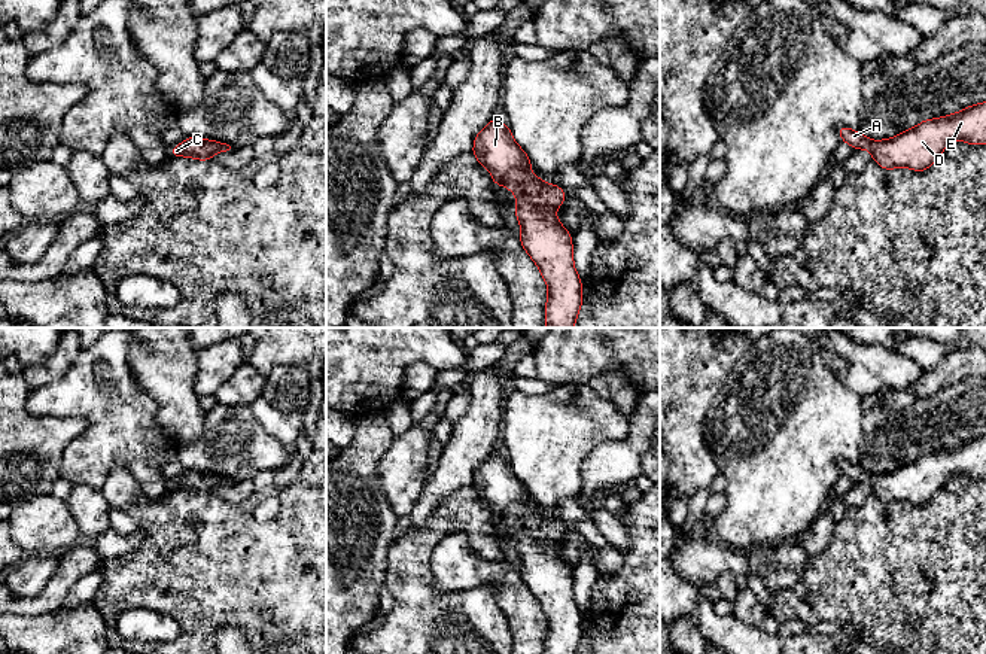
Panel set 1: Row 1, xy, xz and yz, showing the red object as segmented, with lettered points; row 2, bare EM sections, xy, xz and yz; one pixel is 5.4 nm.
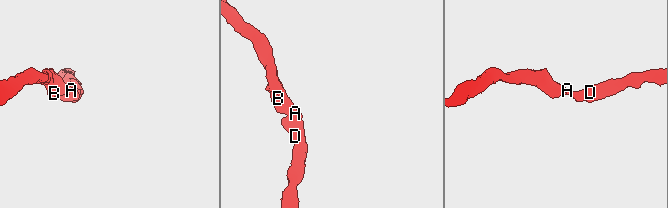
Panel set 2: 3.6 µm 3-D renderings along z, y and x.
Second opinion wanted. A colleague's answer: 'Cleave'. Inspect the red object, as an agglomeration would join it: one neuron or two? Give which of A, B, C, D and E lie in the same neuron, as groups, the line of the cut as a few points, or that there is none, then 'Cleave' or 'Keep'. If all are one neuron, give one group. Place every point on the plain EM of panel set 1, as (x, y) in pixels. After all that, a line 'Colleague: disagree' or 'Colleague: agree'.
Groups: A B C D E. No split. Keep
Colleague: disagree

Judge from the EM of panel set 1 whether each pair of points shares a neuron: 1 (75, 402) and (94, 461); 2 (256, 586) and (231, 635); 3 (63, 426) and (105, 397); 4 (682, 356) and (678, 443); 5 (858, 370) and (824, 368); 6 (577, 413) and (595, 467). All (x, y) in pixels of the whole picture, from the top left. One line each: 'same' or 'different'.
1: same
2: different
3: different
4: same
5: different
6: different

